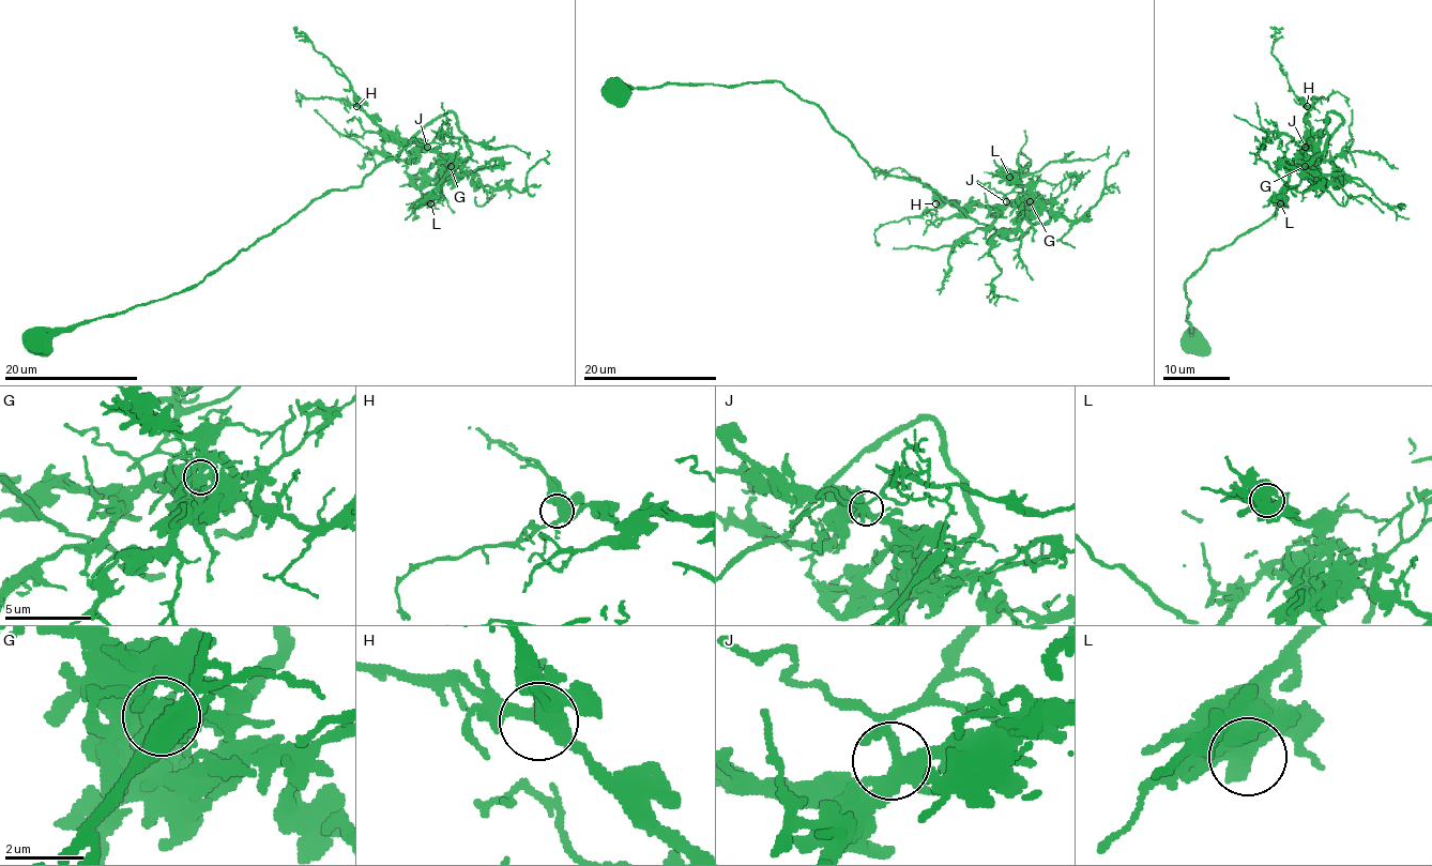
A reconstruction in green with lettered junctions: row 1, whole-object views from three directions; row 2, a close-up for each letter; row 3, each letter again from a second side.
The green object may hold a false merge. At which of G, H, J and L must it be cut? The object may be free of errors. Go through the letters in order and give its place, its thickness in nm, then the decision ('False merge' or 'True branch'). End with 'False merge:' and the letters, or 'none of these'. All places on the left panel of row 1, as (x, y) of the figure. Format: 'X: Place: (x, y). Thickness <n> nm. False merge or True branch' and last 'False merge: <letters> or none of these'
G: Place: (451, 166). Thickness 400 nm. True branch
H: Place: (356, 106). Thickness 440 nm. True branch
J: Place: (427, 147). Thickness 320 nm. True branch
L: Place: (430, 203). Thickness 500 nm. True branch
False merge: none of these

